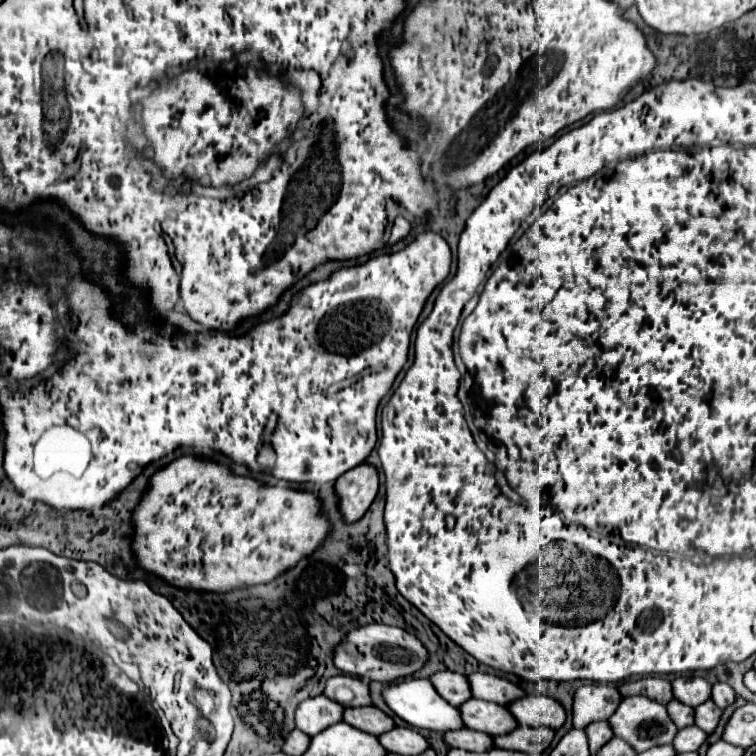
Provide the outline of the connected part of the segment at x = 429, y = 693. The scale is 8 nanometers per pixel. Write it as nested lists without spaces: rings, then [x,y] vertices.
[[[403,678],[397,682],[391,682],[385,686],[383,690],[383,700],[387,702],[387,706],[407,724],[415,726],[415,728],[427,728],[427,730],[435,730],[435,732],[447,732],[447,730],[457,730],[463,726],[461,716],[457,712],[455,706],[447,704],[433,688],[433,684],[425,678]]]

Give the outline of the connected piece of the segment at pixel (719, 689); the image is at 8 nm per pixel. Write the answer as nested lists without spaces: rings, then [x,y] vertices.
[[[719,682],[719,684],[713,684],[711,700],[717,704],[717,708],[725,708],[725,706],[733,704],[733,700],[735,700],[735,692],[733,692],[731,686]]]

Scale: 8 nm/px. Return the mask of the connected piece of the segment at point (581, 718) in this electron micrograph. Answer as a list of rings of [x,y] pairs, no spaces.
[[[587,684],[577,688],[573,696],[573,726],[585,728],[591,722],[607,720],[619,702],[621,694],[613,684]]]

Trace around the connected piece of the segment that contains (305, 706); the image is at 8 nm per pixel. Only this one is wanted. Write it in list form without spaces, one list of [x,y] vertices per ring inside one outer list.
[[[325,696],[307,698],[295,710],[295,728],[305,732],[307,736],[315,736],[327,726],[337,724],[341,720],[341,714],[343,706],[333,700],[327,700]]]

